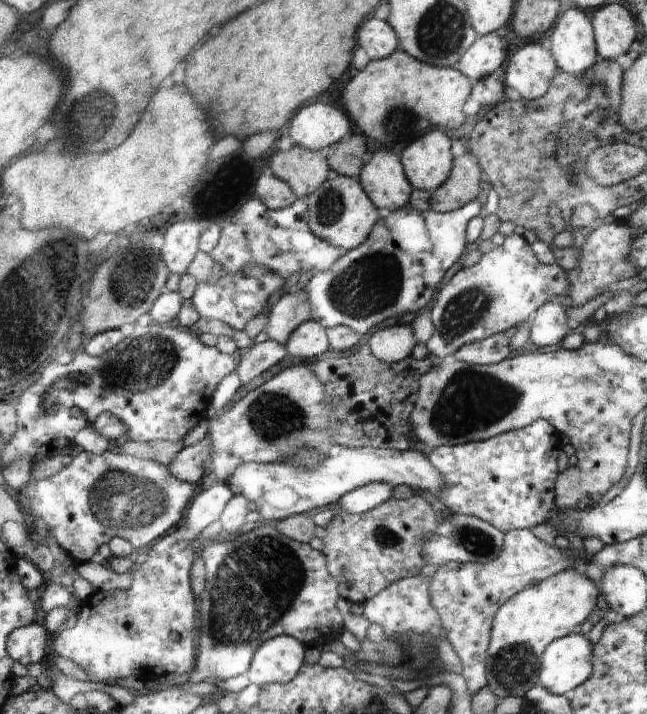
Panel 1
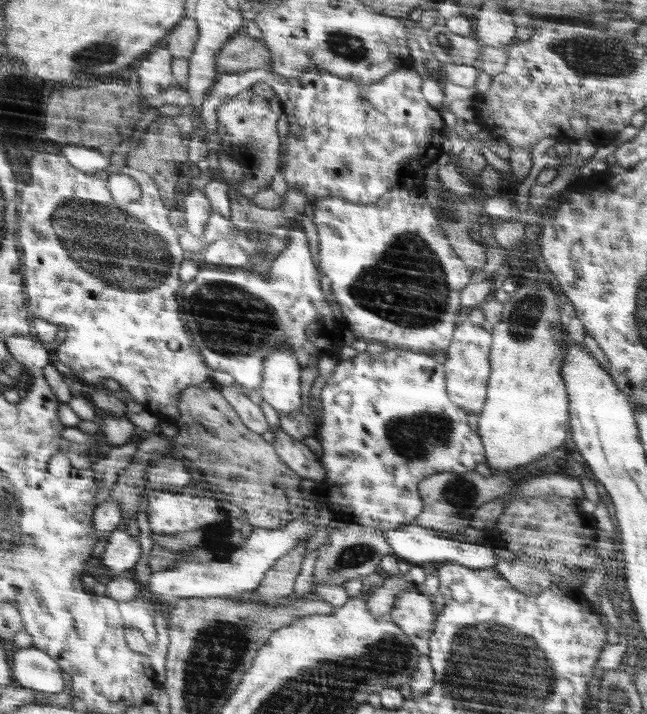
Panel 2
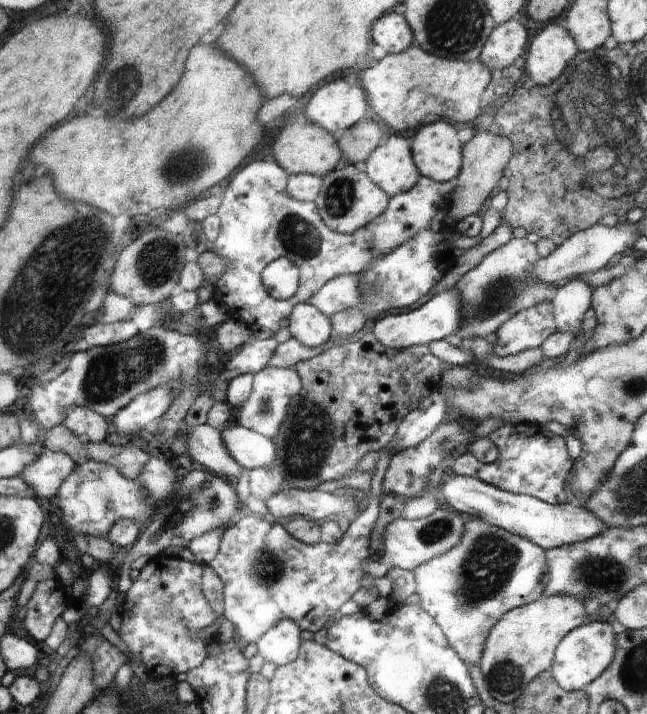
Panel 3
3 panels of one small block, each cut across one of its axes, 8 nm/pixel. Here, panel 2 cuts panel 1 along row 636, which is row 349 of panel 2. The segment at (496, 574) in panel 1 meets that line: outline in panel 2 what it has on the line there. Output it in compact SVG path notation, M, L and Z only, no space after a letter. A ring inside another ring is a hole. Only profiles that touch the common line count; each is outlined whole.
M465 317L462 324L458 325L452 343L446 350L445 383L450 400L462 407L464 412L470 412L470 414L473 413L476 416L480 416L482 406L486 401L486 390L488 390L491 372L489 354L492 344L491 328L486 325L474 325L472 321Z

